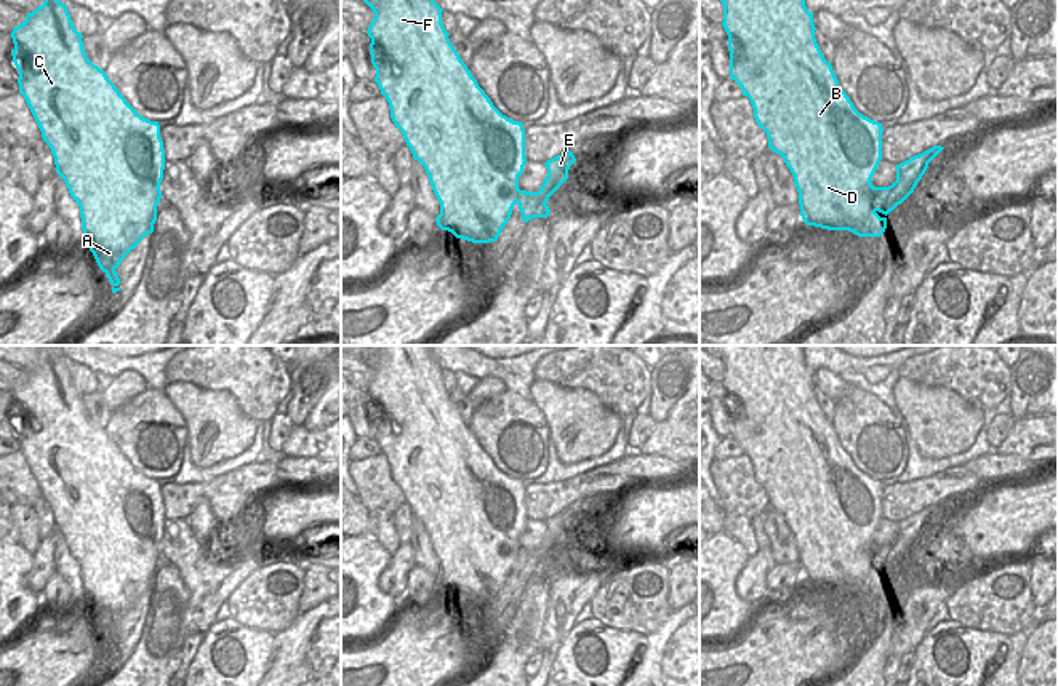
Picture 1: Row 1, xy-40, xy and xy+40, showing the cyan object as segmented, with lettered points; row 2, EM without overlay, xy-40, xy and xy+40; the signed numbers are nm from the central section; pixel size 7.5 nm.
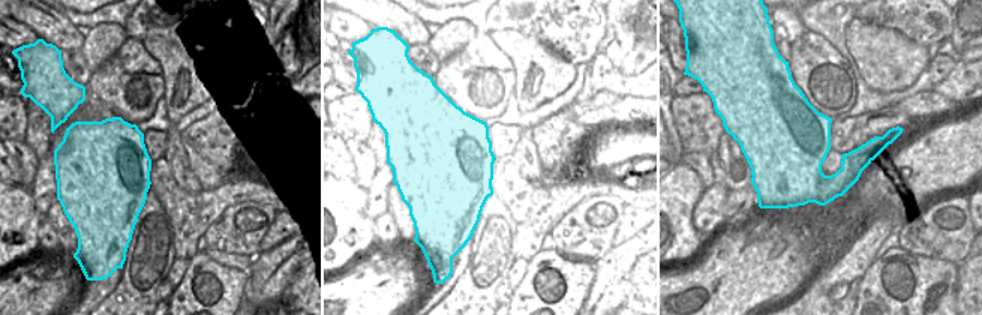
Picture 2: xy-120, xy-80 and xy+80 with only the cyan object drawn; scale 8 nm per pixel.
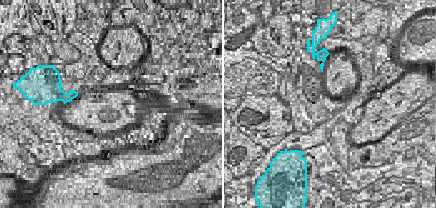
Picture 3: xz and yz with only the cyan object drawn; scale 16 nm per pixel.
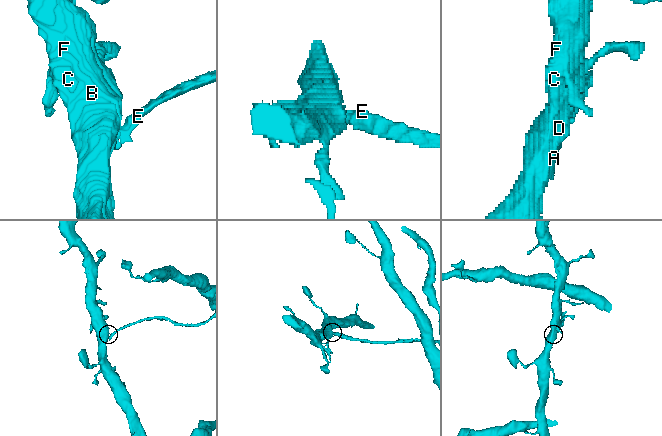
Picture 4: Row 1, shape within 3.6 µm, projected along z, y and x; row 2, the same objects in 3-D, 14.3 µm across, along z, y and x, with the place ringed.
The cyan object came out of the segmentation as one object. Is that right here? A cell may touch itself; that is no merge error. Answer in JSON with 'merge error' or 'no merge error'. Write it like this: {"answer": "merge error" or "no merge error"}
{"answer": "merge error"}

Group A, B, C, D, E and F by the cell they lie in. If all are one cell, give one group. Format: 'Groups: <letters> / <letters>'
Groups: A B C D F / E.

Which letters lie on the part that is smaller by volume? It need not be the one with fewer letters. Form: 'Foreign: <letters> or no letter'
Foreign: E

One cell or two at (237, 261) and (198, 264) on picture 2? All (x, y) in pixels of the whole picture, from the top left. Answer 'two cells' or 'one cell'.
two cells

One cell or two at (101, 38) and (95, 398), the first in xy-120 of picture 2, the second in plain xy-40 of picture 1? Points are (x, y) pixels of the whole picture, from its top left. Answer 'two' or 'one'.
two

